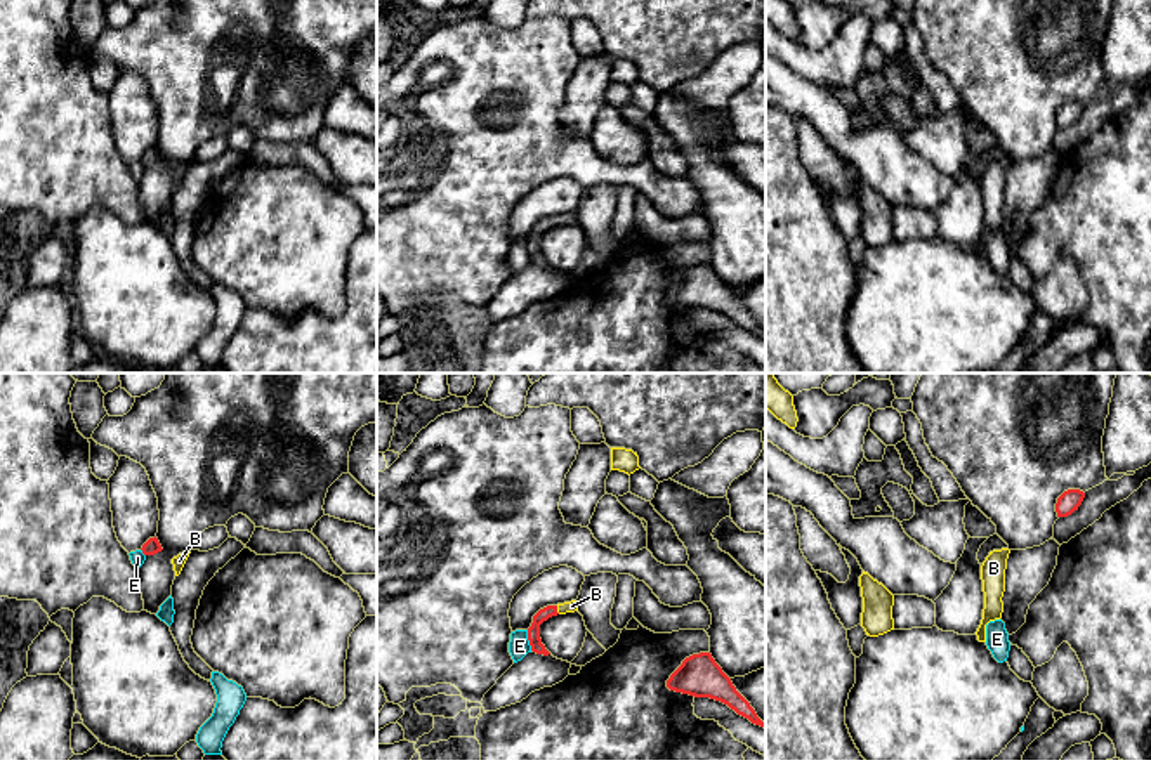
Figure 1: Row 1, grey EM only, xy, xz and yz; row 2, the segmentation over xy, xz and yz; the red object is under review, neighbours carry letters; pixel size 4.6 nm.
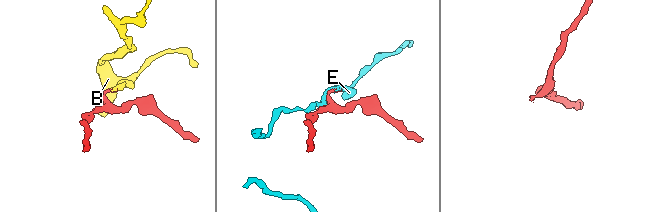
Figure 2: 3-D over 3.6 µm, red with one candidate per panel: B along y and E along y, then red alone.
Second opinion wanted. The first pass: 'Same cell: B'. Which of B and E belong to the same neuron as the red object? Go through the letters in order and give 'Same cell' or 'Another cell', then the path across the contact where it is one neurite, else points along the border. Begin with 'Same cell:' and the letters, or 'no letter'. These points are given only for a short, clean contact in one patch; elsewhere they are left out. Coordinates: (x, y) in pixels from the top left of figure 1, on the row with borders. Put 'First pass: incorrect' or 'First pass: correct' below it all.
Same cell: B
B: Same cell. Path across: xz (533, 632), (535, 623), (556, 609), (572, 606)
E: Another cell. Boundary: xz (526, 630), (532, 649)
First pass: correct

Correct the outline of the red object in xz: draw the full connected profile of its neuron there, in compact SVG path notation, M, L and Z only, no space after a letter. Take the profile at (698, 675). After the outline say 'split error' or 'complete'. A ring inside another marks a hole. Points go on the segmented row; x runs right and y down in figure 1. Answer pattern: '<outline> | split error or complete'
M710 652L686 658L670 675L667 687L694 698L710 698L727 704L738 715L766 729L750 703L736 691L731 678L715 663Z | complete

